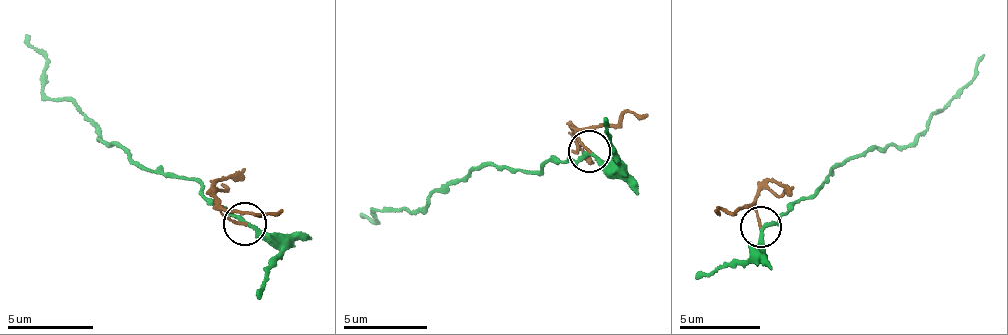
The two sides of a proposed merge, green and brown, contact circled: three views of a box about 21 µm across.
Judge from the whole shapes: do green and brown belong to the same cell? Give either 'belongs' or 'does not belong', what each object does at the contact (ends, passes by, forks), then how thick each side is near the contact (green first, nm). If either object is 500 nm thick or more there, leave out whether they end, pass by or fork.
does not belong; green passes by; brown ends; calibres 200 and 150 nm

